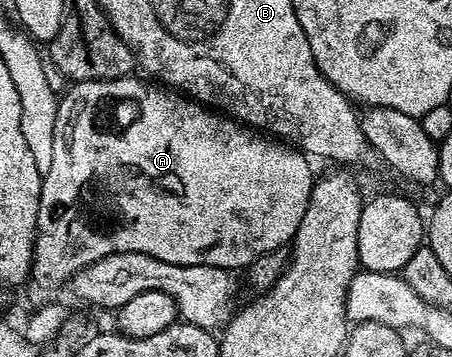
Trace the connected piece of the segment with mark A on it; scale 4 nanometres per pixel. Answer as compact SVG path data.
M131 74L115 80L80 80L71 83L66 93L61 93L56 110L56 143L52 149L52 162L42 174L34 260L30 264L30 274L24 284L26 300L31 304L31 309L35 310L57 301L60 296L58 291L65 284L67 287L81 268L117 252L139 252L152 258L160 258L160 262L172 262L180 266L249 269L264 254L277 248L286 248L294 239L300 226L300 218L304 218L304 210L308 210L308 198L314 189L316 173L310 169L311 161L299 149L287 146L277 139L267 138L261 131L251 130L239 121L199 104L197 100L177 90L159 86L149 79L137 80L136 77L137 75Z

